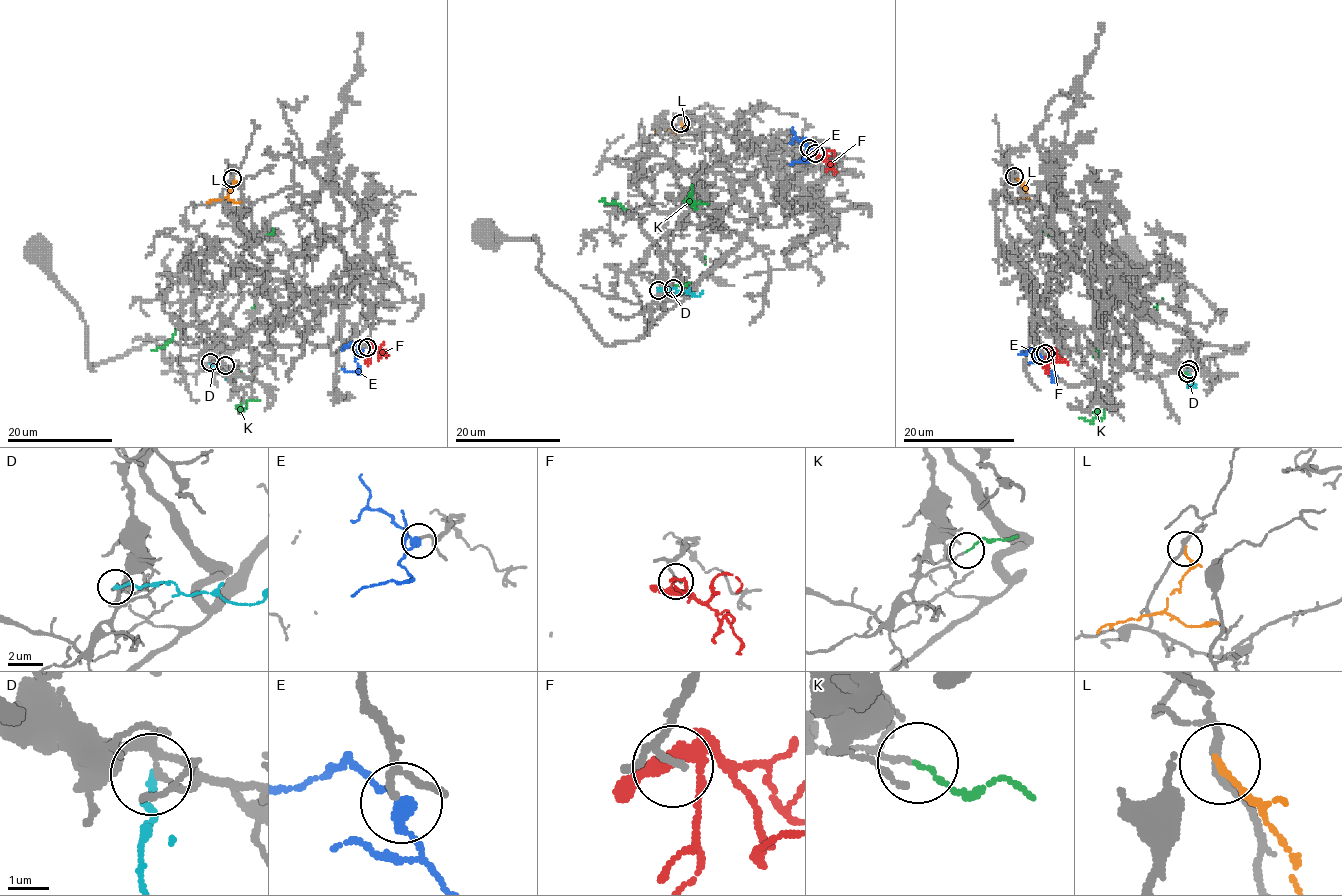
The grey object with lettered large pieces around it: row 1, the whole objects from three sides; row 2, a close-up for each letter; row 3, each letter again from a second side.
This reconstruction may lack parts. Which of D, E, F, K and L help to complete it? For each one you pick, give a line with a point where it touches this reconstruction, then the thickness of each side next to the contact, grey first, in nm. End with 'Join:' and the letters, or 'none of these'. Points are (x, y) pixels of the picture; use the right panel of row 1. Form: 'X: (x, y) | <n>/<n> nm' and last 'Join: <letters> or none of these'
E: (1040, 355) | 180/300 nm
Join: E

